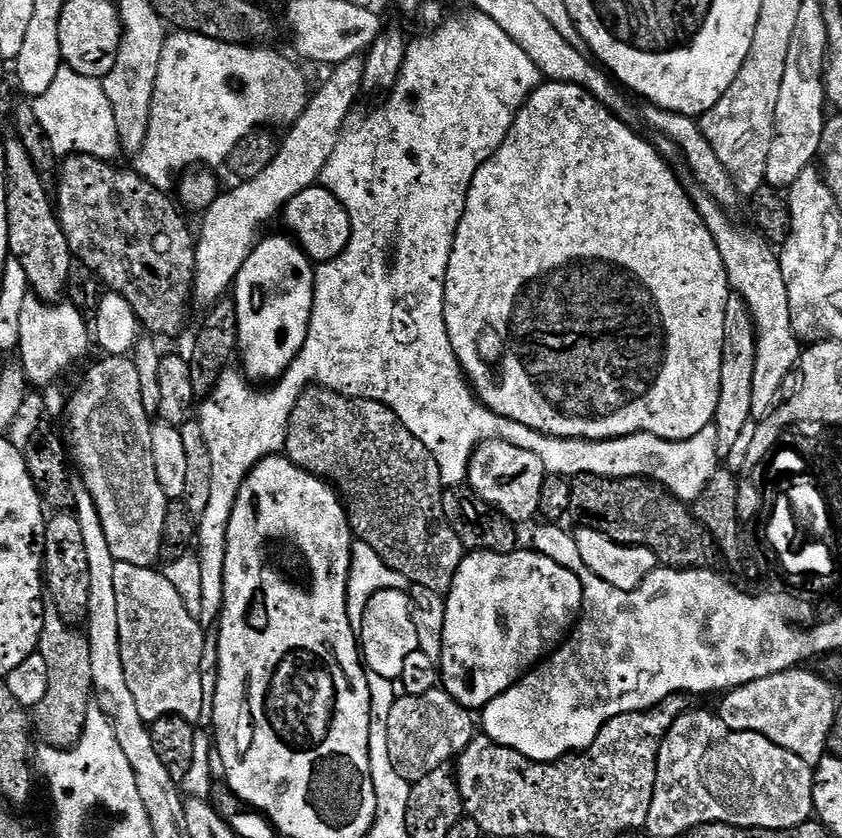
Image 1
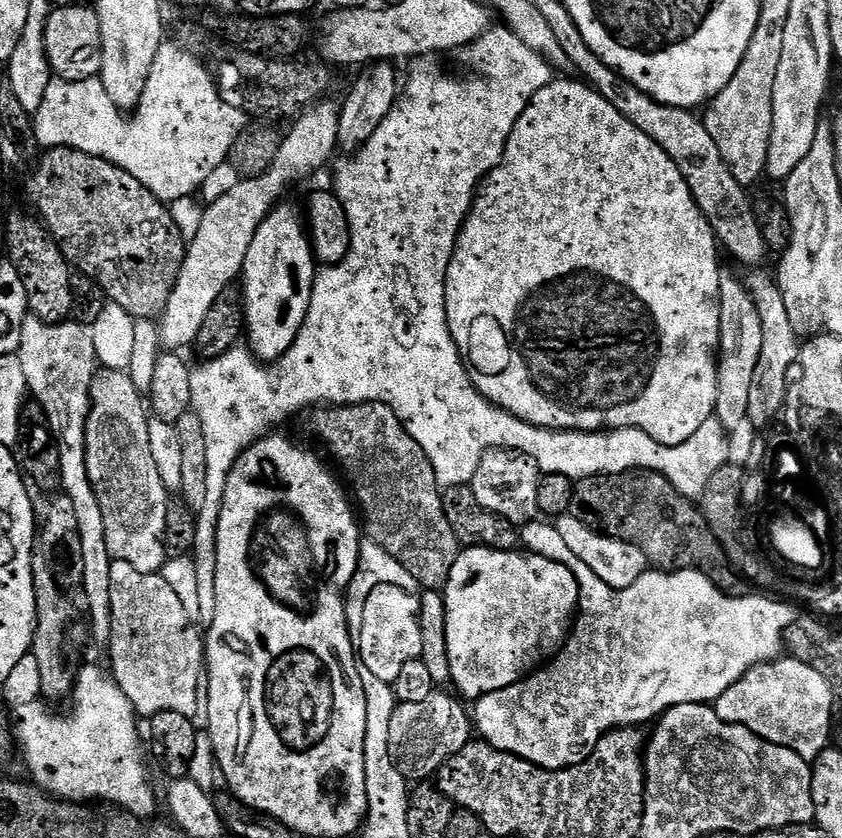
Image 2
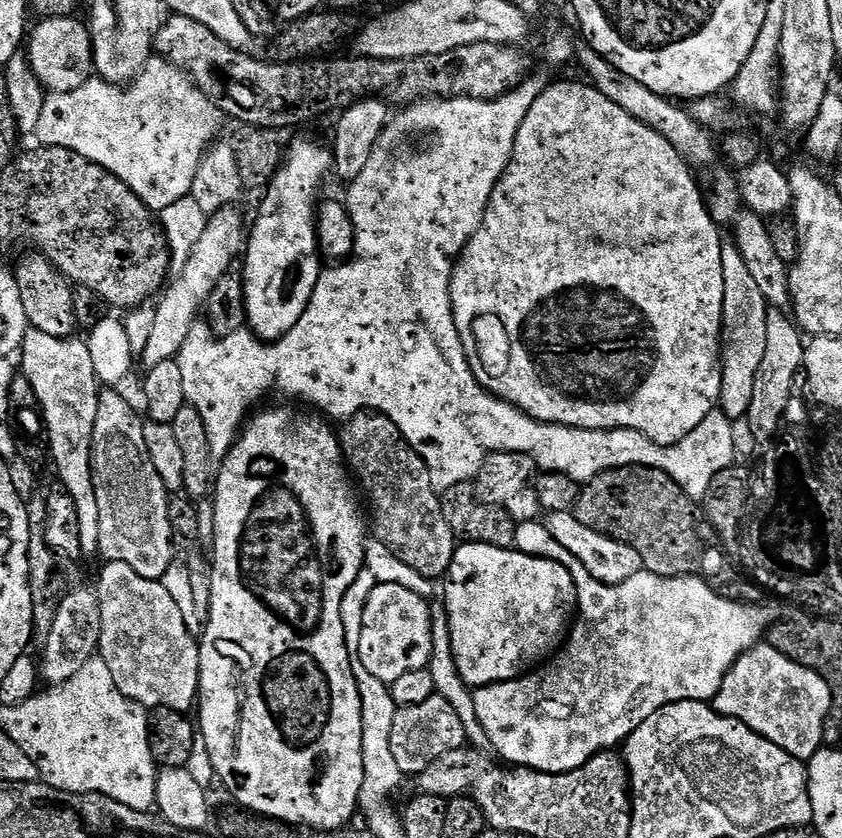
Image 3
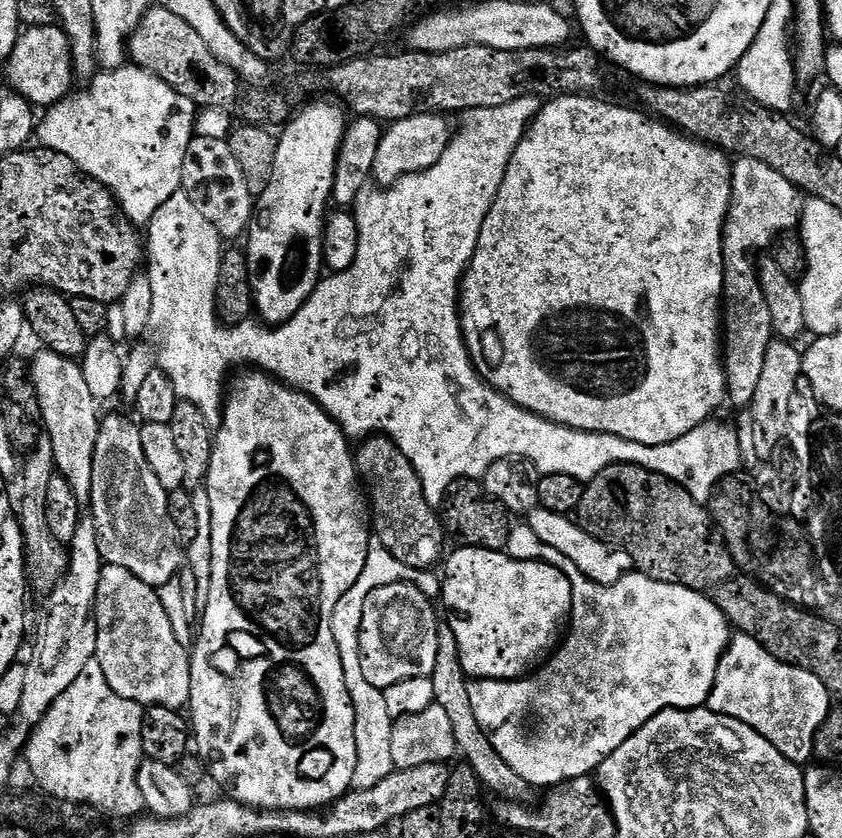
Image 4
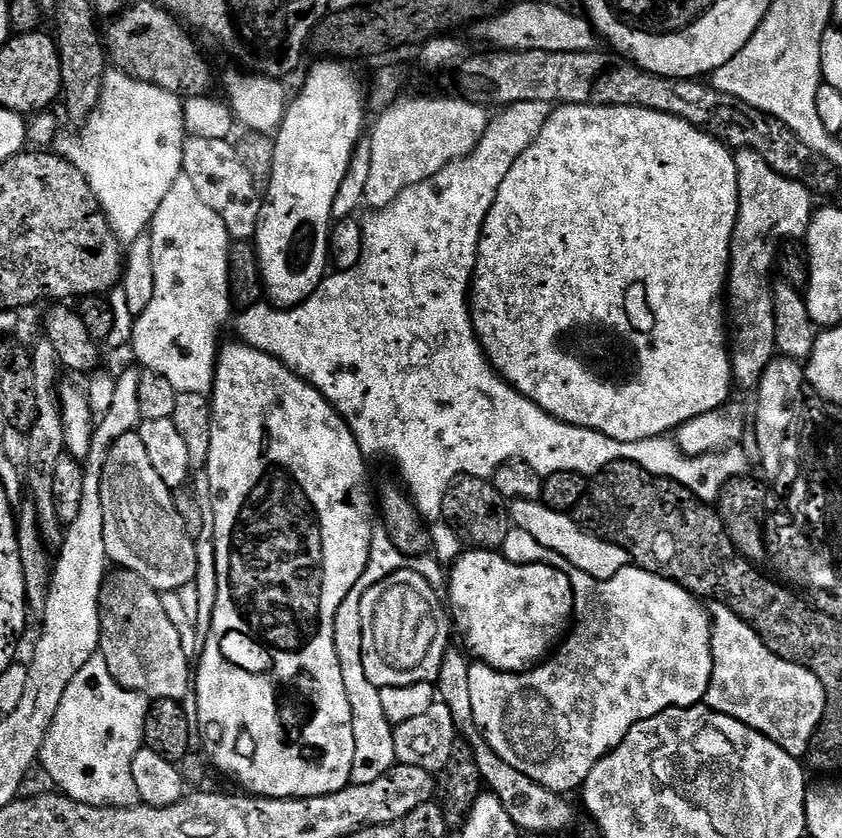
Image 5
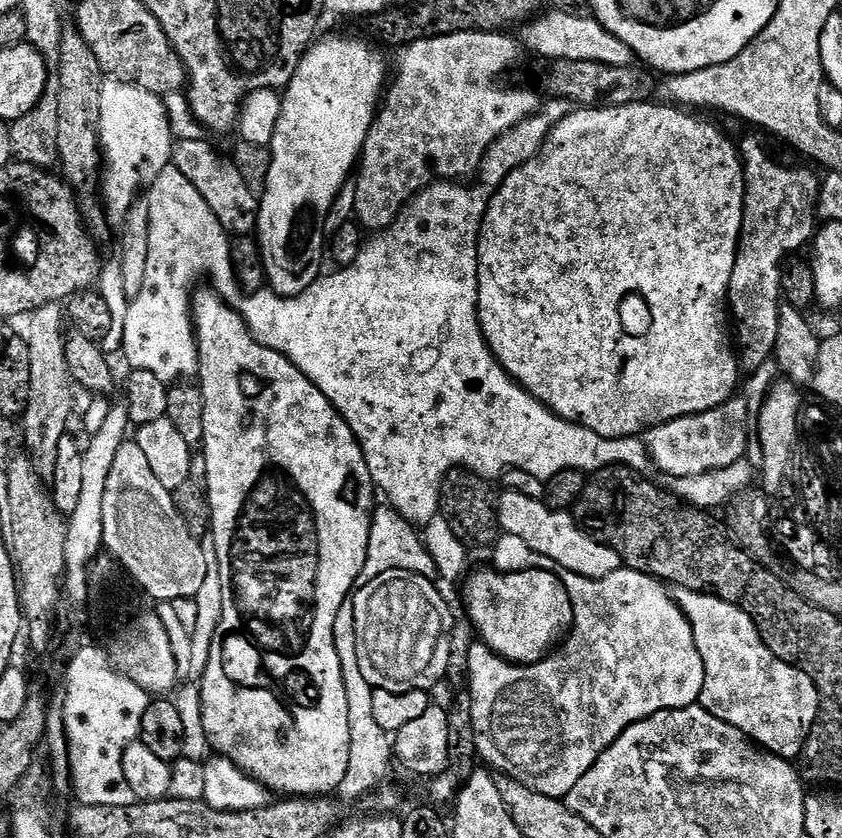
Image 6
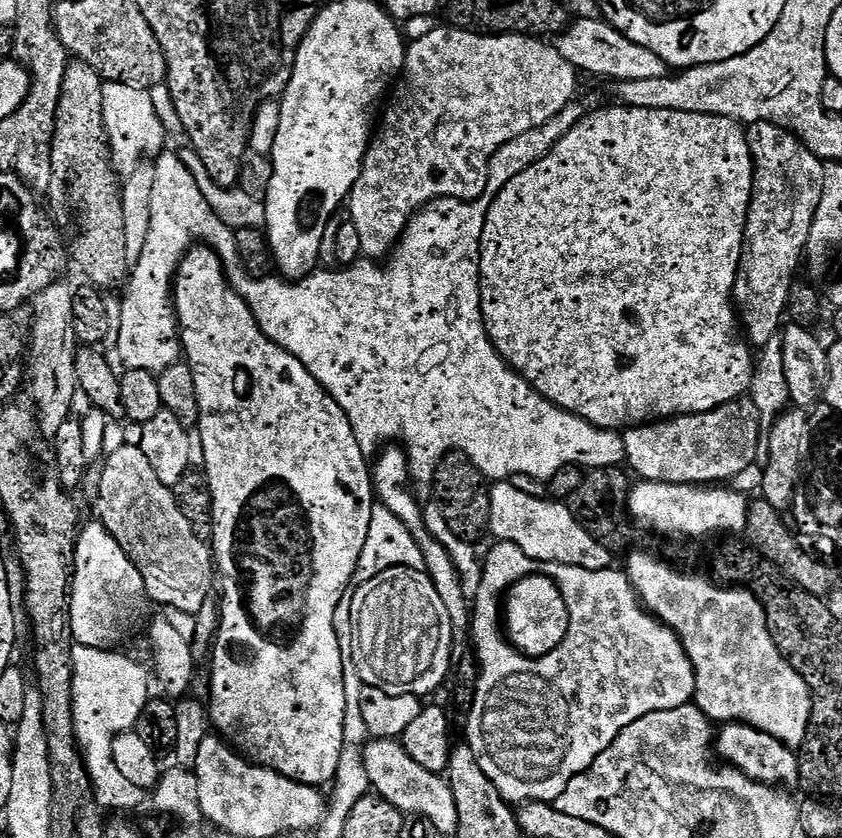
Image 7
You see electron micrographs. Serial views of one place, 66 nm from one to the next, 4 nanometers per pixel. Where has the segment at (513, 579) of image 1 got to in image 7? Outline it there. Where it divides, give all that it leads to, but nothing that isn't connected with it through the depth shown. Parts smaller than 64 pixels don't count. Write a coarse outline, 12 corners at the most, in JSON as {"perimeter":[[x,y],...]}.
{"perimeter":[[545,576],[508,589],[502,624],[512,647],[550,654],[570,626],[566,598]]}

